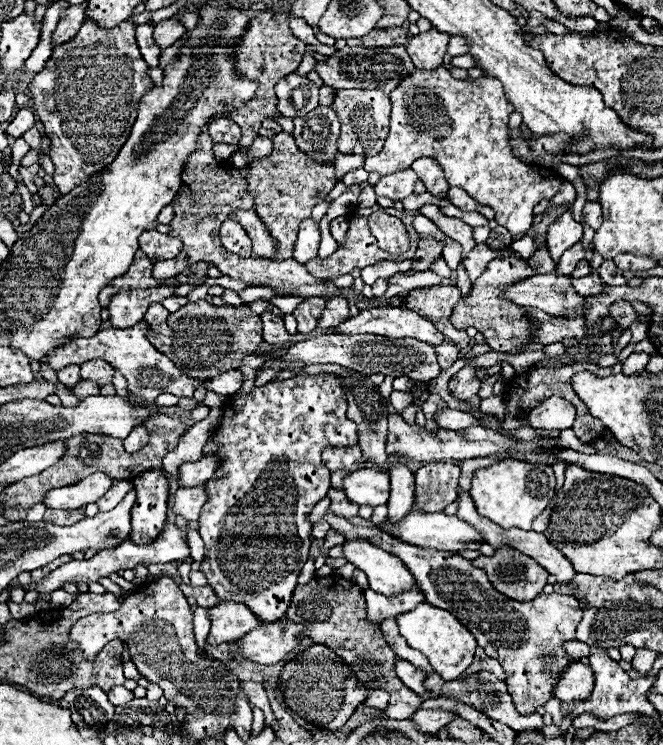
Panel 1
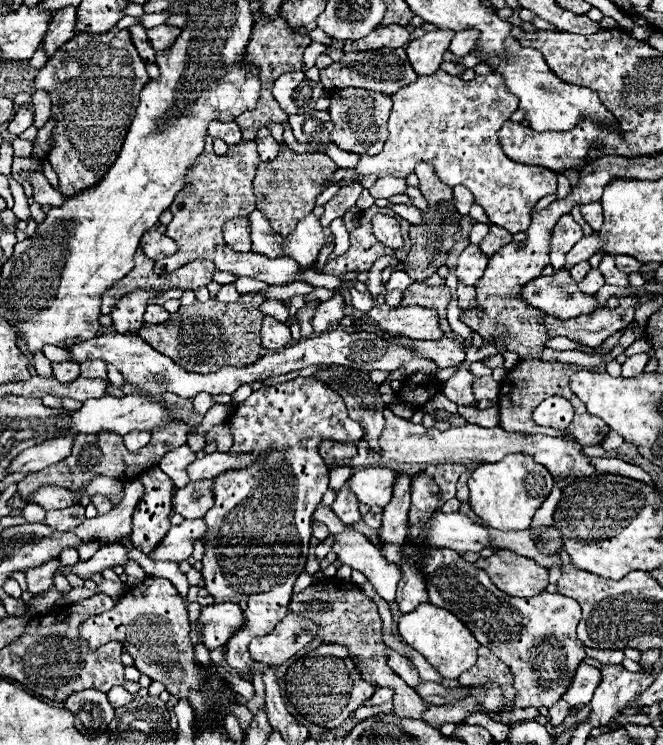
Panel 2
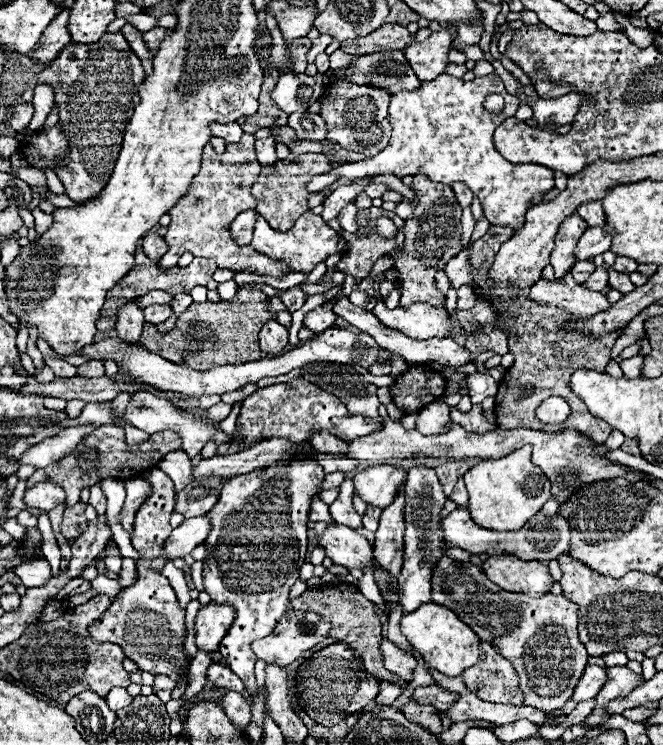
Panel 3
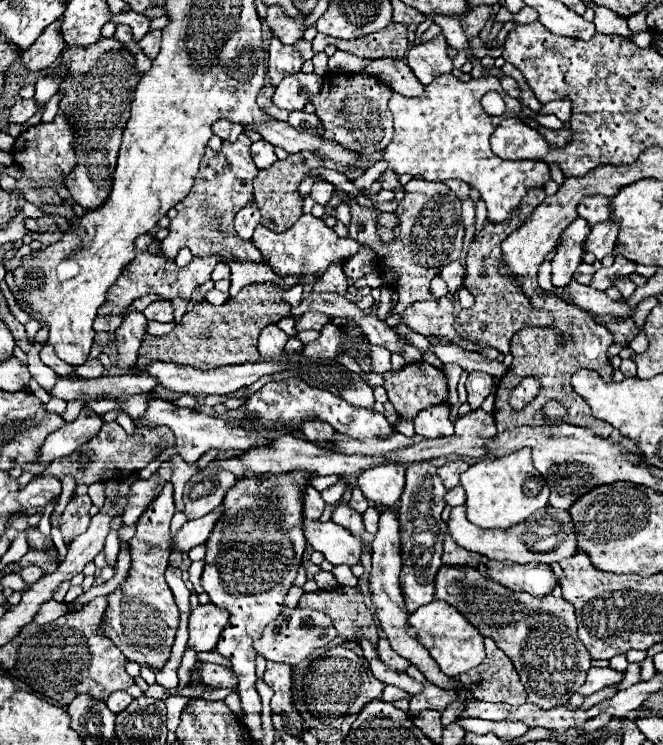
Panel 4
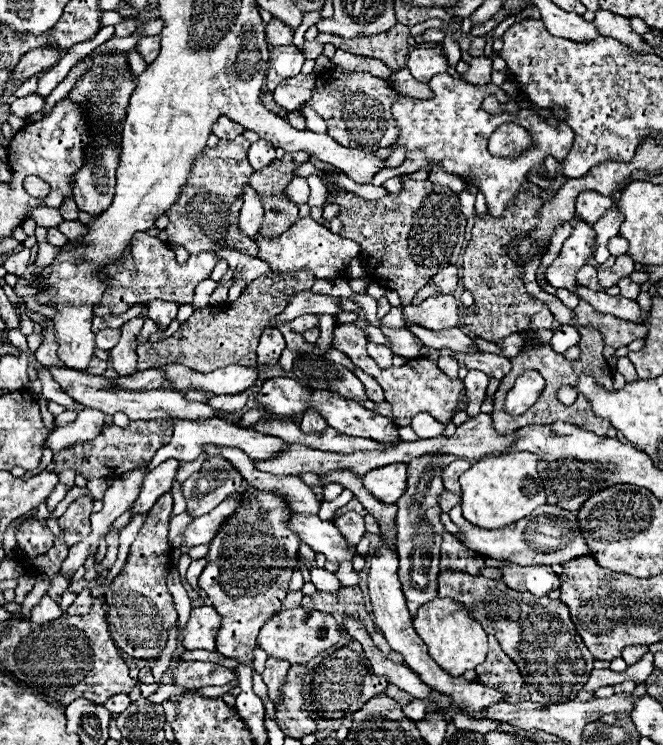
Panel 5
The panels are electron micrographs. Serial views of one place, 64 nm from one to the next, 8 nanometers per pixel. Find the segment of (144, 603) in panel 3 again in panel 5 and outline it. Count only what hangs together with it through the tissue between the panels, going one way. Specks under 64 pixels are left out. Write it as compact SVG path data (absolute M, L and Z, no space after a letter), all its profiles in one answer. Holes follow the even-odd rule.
M166 492L152 506L138 538L130 546L128 560L122 572L112 580L106 590L106 604L110 608L112 626L110 634L116 646L132 658L158 658L166 646L168 630L174 626L178 614L174 600L166 586L166 576L170 570L170 544L168 544L168 520L172 512L172 496Z

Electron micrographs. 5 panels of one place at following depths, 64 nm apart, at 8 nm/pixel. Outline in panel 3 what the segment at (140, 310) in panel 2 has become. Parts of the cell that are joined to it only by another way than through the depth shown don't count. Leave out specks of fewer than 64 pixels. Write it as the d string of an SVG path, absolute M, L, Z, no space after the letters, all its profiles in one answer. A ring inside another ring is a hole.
M132 300L118 312L118 322L116 322L118 338L124 340L126 344L138 344L140 334L142 334L142 326L144 326L142 310Z

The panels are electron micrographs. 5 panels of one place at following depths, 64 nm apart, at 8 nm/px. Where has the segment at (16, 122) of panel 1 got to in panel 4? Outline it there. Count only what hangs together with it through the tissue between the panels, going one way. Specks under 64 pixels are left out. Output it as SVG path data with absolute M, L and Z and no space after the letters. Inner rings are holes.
M20 98L20 100L14 102L14 106L10 108L10 120L18 122L18 124L24 124L24 122L30 120L36 112L38 112L38 102L36 102L34 98L30 98L30 100Z

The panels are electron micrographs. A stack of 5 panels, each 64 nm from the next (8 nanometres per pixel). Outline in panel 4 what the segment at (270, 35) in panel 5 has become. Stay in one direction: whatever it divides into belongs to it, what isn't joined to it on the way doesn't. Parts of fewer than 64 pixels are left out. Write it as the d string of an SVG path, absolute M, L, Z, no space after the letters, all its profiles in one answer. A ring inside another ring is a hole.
M268 6L266 22L268 22L270 30L272 30L272 36L278 38L282 44L294 44L304 34L302 16L292 20L292 18L284 16L284 12L278 6Z

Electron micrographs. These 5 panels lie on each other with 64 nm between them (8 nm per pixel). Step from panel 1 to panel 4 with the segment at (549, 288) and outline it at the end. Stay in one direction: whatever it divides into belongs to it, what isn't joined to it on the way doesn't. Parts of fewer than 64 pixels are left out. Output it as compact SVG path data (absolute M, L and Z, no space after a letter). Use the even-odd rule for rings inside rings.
M572 280L562 290L566 290L574 298L574 306L578 306L584 312L602 314L602 316L612 314L612 316L622 316L622 318L630 318L634 314L632 306L628 306L624 298L622 300L612 300L602 290L578 284L576 280Z

